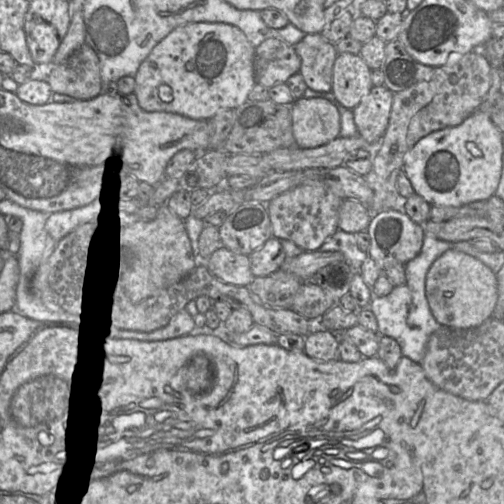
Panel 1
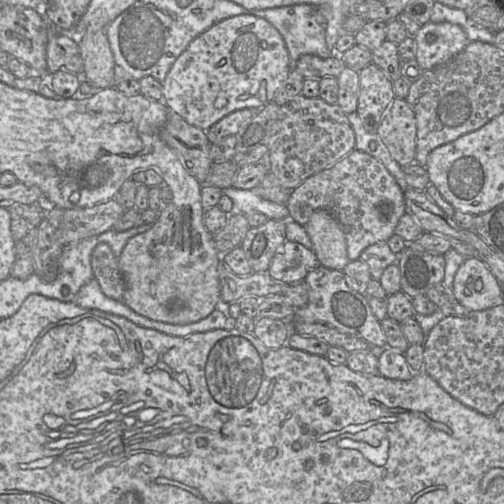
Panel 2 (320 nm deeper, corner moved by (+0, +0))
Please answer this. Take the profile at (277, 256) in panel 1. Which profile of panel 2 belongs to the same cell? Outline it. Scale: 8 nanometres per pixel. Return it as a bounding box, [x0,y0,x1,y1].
[267,240,319,285]

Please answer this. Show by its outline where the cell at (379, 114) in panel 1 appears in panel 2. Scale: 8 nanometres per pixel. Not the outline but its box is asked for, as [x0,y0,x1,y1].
[376,99,416,166]

